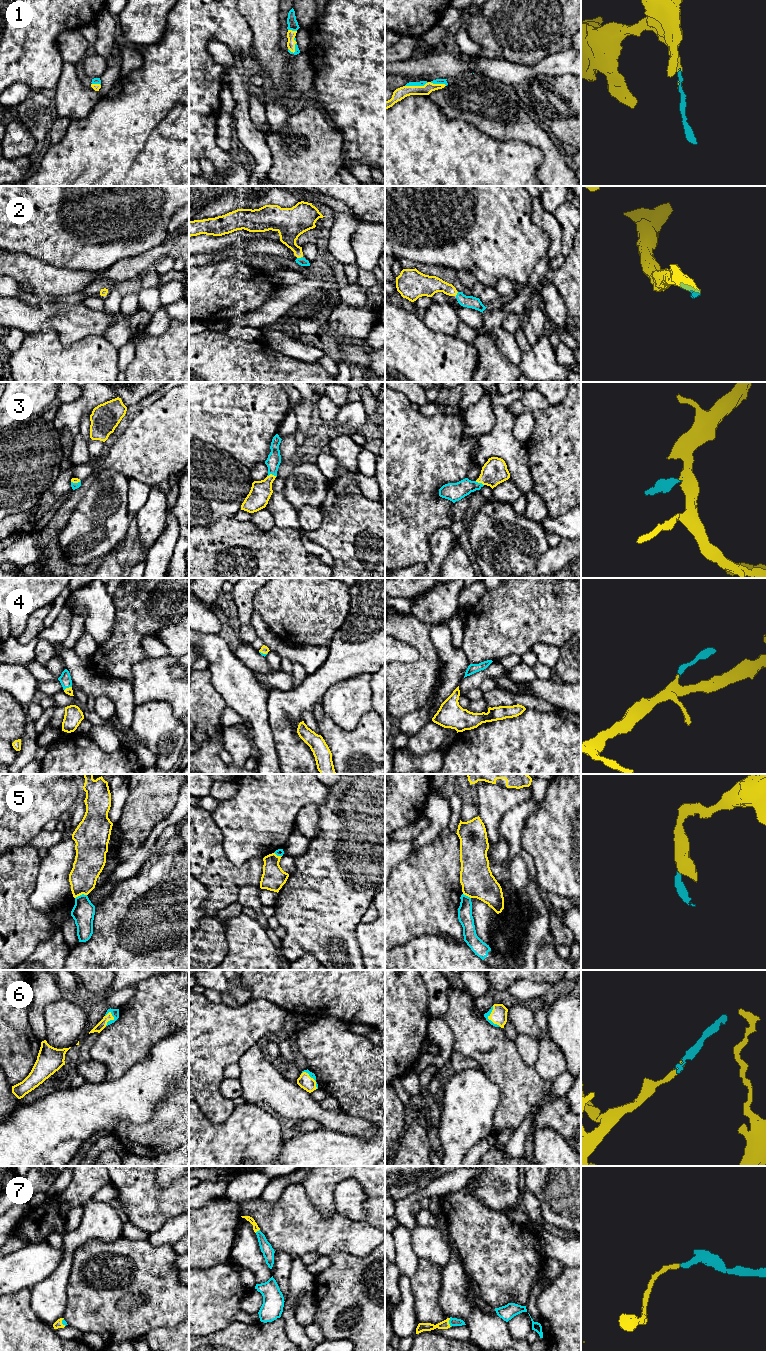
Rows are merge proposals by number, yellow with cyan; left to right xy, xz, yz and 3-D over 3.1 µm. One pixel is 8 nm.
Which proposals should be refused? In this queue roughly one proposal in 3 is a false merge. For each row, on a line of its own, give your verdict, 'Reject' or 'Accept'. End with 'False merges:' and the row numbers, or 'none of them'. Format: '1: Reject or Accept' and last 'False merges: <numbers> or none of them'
1: Accept
2: Accept
3: Accept
4: Accept
5: Reject
6: Accept
7: Accept
False merges: 5

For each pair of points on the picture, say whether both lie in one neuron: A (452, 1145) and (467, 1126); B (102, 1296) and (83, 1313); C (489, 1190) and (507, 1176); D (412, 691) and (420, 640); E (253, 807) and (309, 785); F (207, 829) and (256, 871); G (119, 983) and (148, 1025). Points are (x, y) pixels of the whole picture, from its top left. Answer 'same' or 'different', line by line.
A: same
B: same
C: same
D: same
E: same
F: same
G: different

